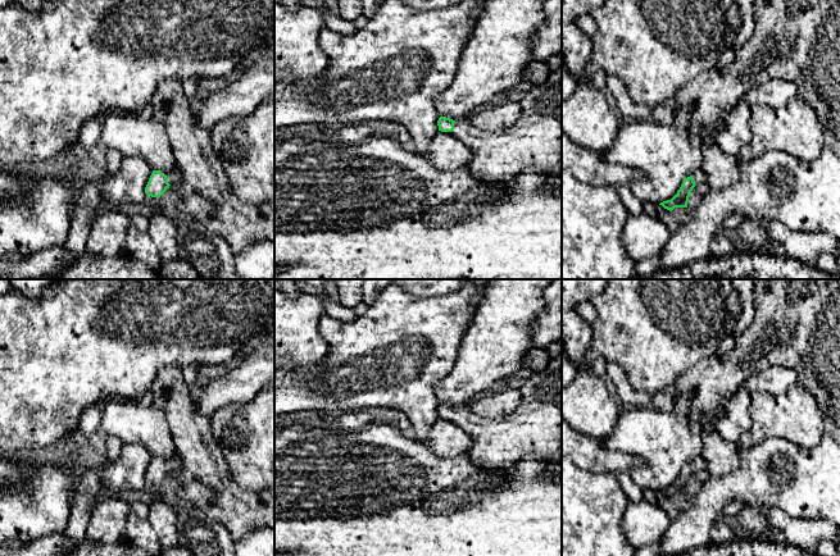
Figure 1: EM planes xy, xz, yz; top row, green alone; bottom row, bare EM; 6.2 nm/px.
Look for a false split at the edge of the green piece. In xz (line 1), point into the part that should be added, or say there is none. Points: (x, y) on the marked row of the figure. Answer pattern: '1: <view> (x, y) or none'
1: xz (534, 141)

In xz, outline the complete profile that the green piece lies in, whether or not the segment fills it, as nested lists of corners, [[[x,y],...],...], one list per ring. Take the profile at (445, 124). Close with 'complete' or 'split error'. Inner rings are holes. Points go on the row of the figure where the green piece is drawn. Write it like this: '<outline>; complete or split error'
[[[562,54],[559,67],[550,72],[549,77],[539,86],[533,86],[527,94],[518,96],[522,108],[521,117],[509,128],[501,131],[482,131],[472,127],[467,119],[453,120],[440,117],[439,131],[451,132],[472,150],[472,160],[468,164],[471,173],[487,184],[507,188],[514,183],[519,173],[527,168],[536,169],[541,176],[562,178]]]; split error

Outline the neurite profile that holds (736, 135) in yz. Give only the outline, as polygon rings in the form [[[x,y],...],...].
[[[741,96],[726,117],[726,128],[718,135],[717,143],[726,152],[739,156],[741,149],[752,141],[750,105]]]

